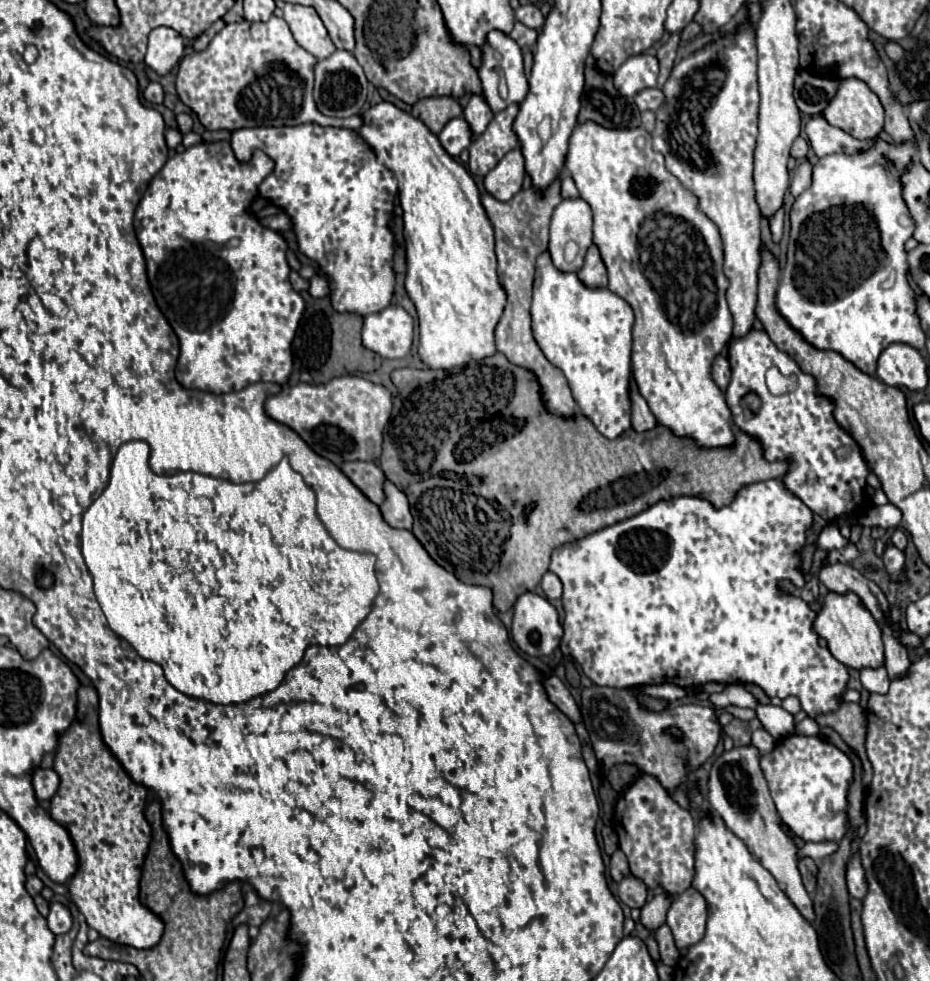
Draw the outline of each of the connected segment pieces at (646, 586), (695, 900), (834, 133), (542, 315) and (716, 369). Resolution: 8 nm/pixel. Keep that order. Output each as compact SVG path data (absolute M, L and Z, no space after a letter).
M769 479L769 481L759 481L753 485L745 485L735 493L735 499L721 507L713 509L707 501L697 499L697 497L675 497L669 501L659 501L657 505L641 511L635 517L629 517L625 521L619 521L611 527L605 527L597 533L591 533L577 543L567 543L559 549L553 551L551 555L551 565L549 571L553 571L561 583L563 583L563 609L565 609L565 621L563 629L565 635L560 642L560 650L565 655L571 655L585 671L585 675L595 683L595 685L607 685L607 687L633 687L633 685L659 685L659 683L673 683L683 689L687 687L697 687L703 683L723 683L723 685L745 685L745 683L757 683L767 697L797 697L801 701L803 711L809 717L819 717L833 713L841 707L843 699L841 695L847 691L847 681L849 681L849 671L843 663L839 663L827 647L819 645L817 633L813 633L813 617L817 613L801 599L801 597L789 597L781 595L777 591L777 581L779 579L791 579L797 587L805 587L805 579L801 573L803 567L803 547L807 545L807 531L813 527L813 513L811 509L791 495L781 479Z
M689 887L685 893L673 897L667 911L667 925L673 933L677 949L687 949L695 945L705 933L707 903L705 897Z
M823 117L811 119L805 127L805 133L807 133L809 143L811 143L817 157L825 157L829 153L853 155L853 153L857 153L857 149L865 151L865 149L873 147L873 139L859 141L859 139L847 135L845 131L829 125Z
M549 253L539 255L537 273L533 283L533 335L543 355L551 365L559 367L569 383L573 399L577 401L579 413L585 415L595 429L607 439L617 439L621 433L631 429L631 405L629 405L629 377L631 377L631 329L633 309L627 301L611 293L609 289L589 289L575 273L561 273L549 259Z
M721 355L713 361L713 379L715 379L715 383L719 385L721 391L725 391L729 387L729 381L731 381L731 365Z

